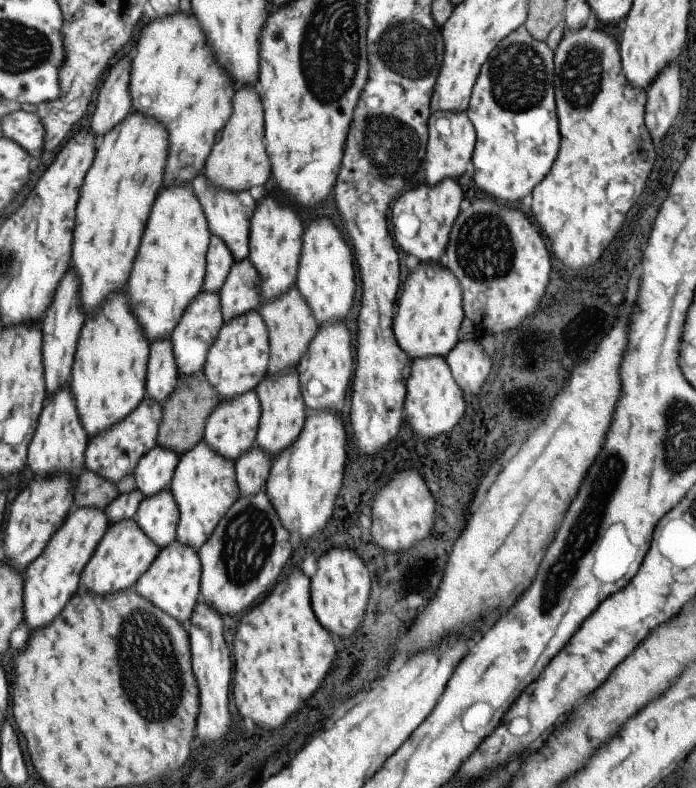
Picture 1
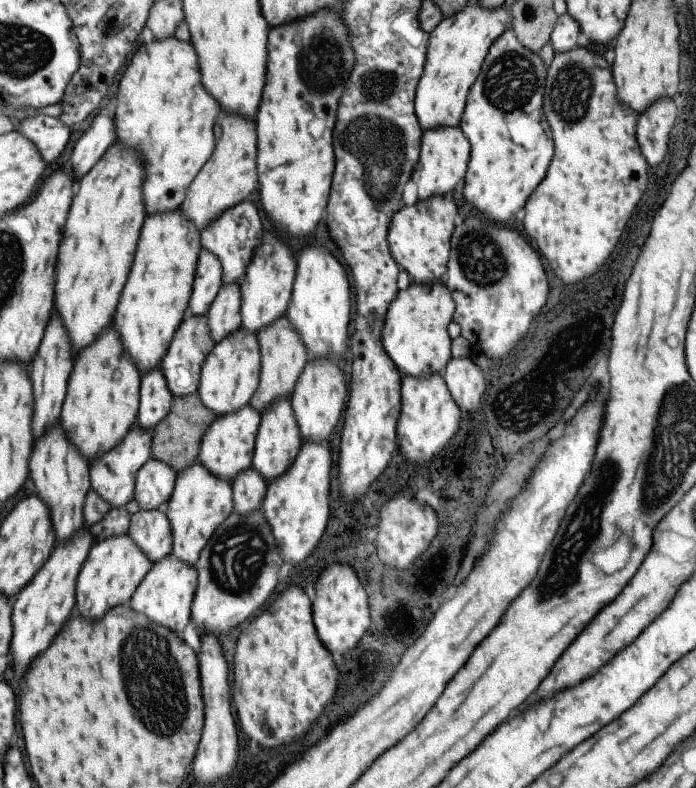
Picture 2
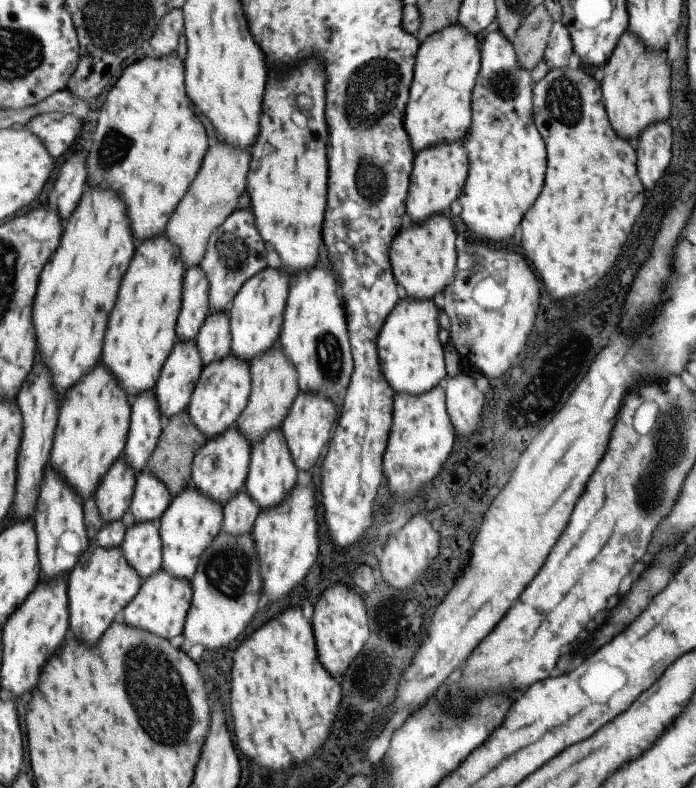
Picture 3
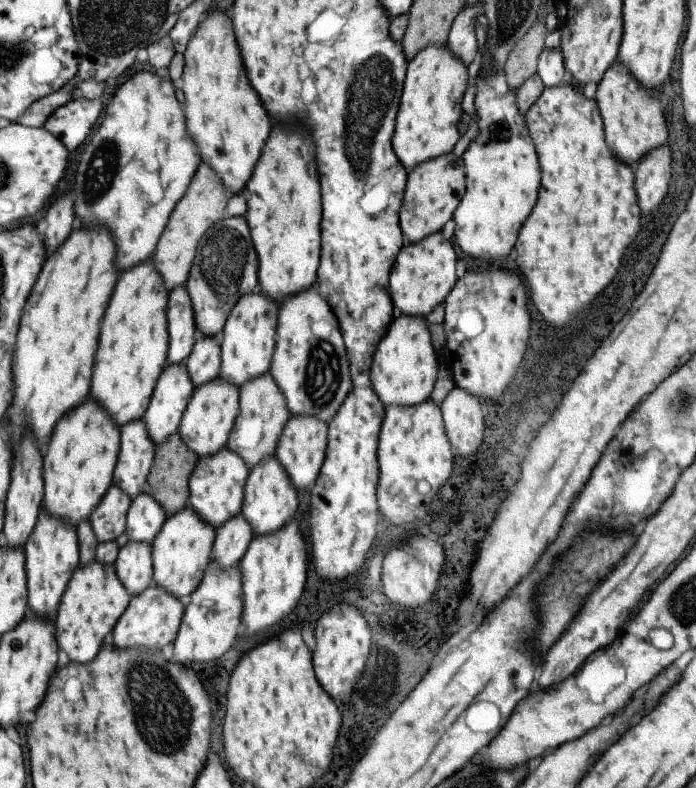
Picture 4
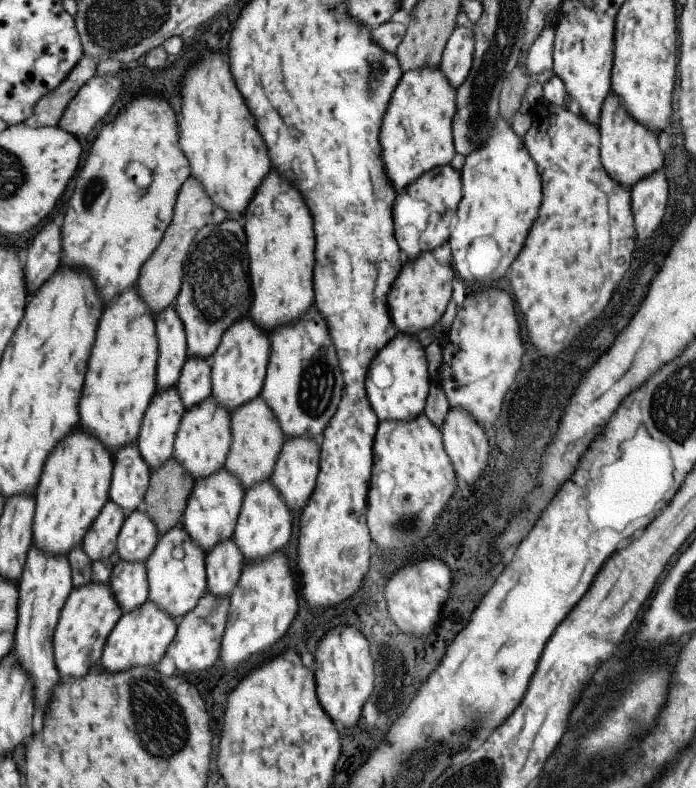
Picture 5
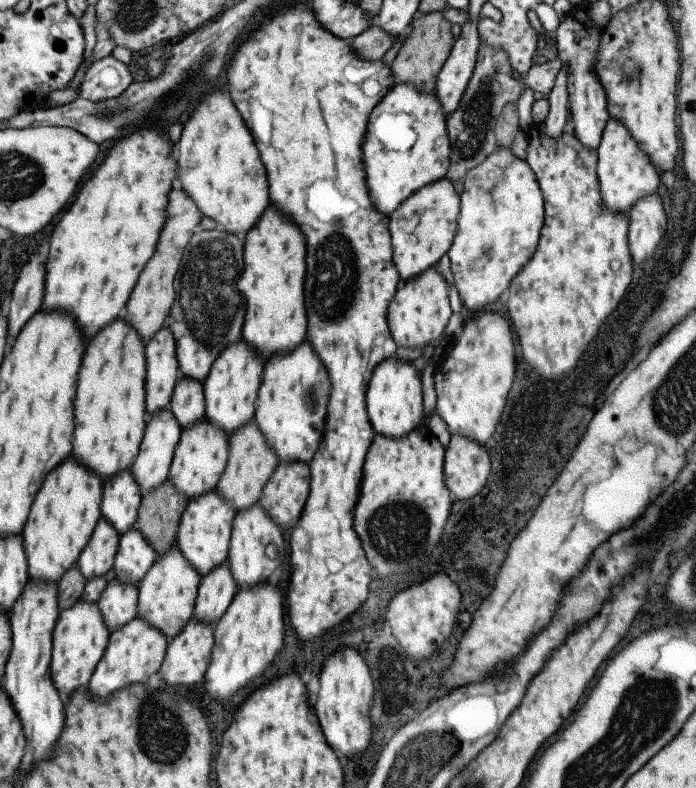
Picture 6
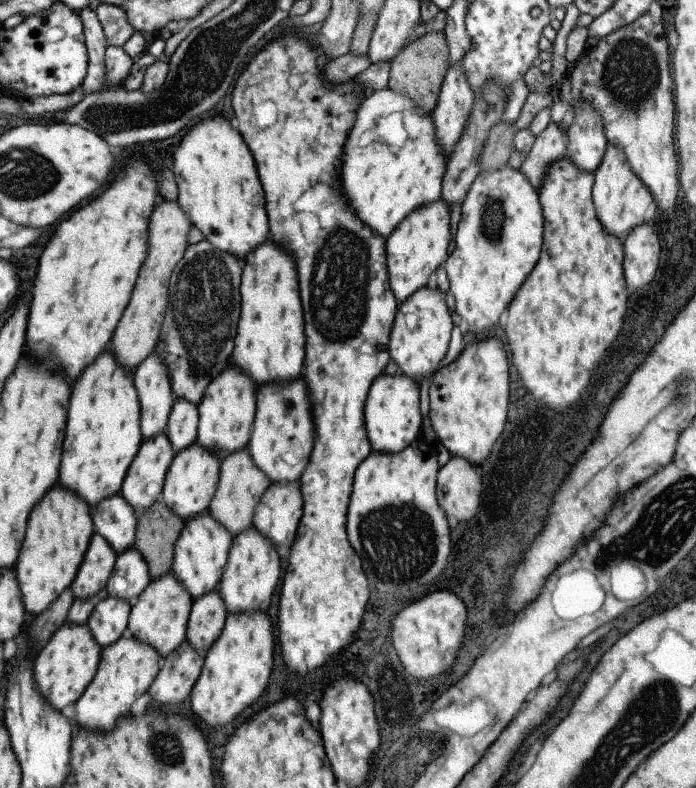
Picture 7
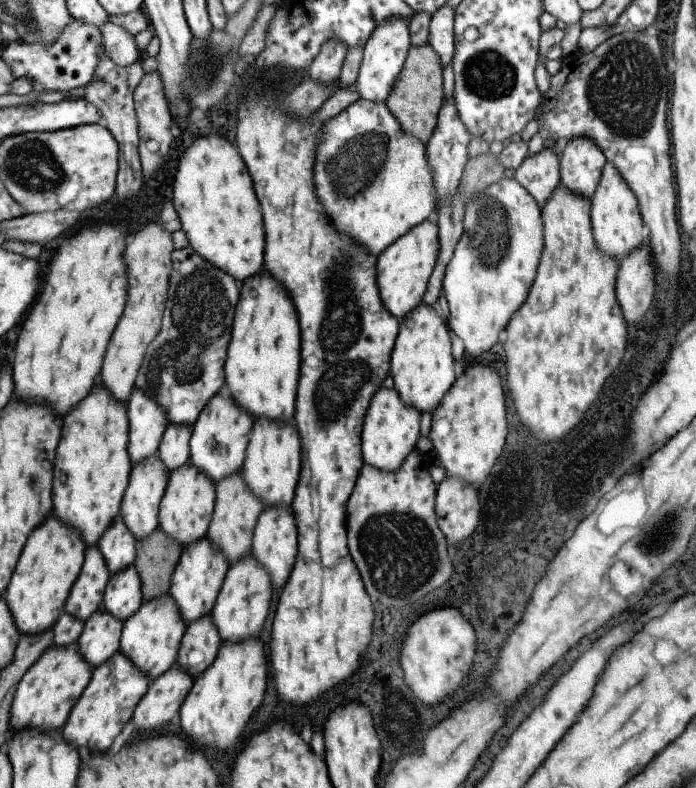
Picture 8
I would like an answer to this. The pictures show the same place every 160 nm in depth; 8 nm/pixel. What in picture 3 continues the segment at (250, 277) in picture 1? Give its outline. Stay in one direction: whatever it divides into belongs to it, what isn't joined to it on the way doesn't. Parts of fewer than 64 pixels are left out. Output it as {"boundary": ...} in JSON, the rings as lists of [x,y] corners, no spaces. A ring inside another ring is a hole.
{"boundary":[[[209,311],[195,338],[202,365],[230,354],[230,325],[226,311]]]}

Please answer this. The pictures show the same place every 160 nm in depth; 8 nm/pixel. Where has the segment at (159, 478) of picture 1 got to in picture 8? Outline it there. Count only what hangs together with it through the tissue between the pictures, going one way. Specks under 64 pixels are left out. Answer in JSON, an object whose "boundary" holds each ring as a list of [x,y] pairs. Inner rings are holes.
{"boundary":[[[133,564],[108,577],[102,598],[105,612],[123,622],[134,614],[142,601],[140,578]]]}

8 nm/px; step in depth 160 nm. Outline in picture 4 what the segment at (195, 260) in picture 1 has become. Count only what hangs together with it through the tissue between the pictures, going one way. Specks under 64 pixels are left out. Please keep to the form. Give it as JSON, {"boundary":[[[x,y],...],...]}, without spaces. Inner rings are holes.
{"boundary":[[[145,260],[143,264],[135,264],[135,268],[119,274],[119,280],[115,284],[115,290],[109,298],[109,304],[107,304],[103,320],[101,320],[101,332],[99,332],[99,344],[97,344],[97,352],[95,352],[95,360],[93,360],[89,394],[109,412],[111,418],[115,418],[114,421],[119,426],[124,425],[127,421],[142,418],[148,407],[157,377],[167,365],[166,304],[169,292],[153,266],[151,260]]]}

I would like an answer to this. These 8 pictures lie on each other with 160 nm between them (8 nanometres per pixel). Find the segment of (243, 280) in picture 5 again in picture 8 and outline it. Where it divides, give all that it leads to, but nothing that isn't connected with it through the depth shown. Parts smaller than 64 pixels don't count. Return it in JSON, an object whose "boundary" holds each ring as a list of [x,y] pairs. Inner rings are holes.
{"boundary":[[[189,246],[171,251],[172,269],[168,278],[165,306],[157,336],[147,345],[134,386],[164,408],[167,424],[189,425],[196,421],[203,405],[223,386],[225,350],[230,341],[233,310],[239,284],[220,268],[202,259]]]}

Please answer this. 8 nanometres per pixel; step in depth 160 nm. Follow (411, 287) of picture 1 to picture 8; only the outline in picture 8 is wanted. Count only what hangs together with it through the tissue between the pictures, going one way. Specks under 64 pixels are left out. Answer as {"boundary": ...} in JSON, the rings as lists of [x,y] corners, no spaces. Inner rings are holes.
{"boundary":[[[379,387],[371,395],[360,432],[361,458],[365,464],[383,472],[395,472],[413,450],[419,435],[420,412],[401,402],[394,387]]]}

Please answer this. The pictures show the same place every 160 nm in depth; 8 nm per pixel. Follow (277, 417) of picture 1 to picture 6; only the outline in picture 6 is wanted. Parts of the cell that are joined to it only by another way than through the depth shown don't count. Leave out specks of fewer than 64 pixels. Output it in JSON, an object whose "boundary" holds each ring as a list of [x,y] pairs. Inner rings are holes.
{"boundary":[[[253,503],[249,508],[234,514],[226,560],[237,588],[252,587],[267,581],[271,572],[279,566],[279,560],[285,556],[279,525],[270,519],[259,503]]]}

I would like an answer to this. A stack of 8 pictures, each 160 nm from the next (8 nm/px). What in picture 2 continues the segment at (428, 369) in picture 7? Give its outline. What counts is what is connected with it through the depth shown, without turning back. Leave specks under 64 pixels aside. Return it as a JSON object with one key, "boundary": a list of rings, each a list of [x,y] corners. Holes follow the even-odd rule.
{"boundary":[[[433,195],[429,199],[419,199],[411,206],[402,205],[392,216],[386,234],[386,240],[392,260],[400,271],[405,271],[417,284],[429,284],[443,281],[449,260],[450,236],[454,229],[454,219],[457,218],[455,203],[450,195]]]}

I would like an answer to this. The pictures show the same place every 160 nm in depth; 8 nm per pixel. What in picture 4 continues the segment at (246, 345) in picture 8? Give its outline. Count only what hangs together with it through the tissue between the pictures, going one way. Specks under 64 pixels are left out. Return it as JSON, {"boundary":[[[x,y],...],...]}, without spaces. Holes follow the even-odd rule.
{"boundary":[[[275,124],[271,126],[269,138],[263,144],[263,152],[247,179],[244,186],[246,193],[247,214],[244,214],[249,226],[249,234],[257,252],[259,260],[259,291],[265,296],[269,294],[271,300],[287,298],[303,288],[309,288],[315,282],[315,270],[319,266],[319,220],[321,220],[321,206],[319,206],[319,182],[315,172],[313,160],[313,144],[305,136],[301,126],[291,124]]]}

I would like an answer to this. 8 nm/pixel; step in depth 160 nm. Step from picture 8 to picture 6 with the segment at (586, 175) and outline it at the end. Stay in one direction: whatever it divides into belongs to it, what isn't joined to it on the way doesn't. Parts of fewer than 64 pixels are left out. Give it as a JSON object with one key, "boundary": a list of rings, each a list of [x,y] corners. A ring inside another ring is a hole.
{"boundary":[[[567,14],[555,29],[554,46],[556,58],[560,60],[561,71],[566,74],[566,91],[568,94],[568,111],[574,124],[573,134],[585,148],[595,151],[600,136],[609,120],[606,109],[606,96],[596,73],[596,56],[600,30],[594,26],[585,26],[574,19],[574,14]]]}

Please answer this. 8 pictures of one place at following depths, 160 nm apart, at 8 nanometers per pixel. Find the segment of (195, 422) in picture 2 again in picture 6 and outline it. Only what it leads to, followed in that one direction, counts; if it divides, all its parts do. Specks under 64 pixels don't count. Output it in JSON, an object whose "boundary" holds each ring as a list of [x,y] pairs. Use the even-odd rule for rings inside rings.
{"boundary":[[[167,480],[141,497],[135,528],[148,540],[158,557],[175,544],[178,522],[189,500]]]}

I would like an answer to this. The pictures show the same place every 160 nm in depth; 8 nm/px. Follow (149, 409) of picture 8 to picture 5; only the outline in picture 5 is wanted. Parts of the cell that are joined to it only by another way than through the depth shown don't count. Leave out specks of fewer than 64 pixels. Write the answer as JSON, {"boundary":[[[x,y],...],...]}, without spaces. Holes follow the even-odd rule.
{"boundary":[[[173,305],[165,307],[154,317],[154,329],[158,344],[155,367],[157,392],[175,386],[188,352],[184,324]]]}

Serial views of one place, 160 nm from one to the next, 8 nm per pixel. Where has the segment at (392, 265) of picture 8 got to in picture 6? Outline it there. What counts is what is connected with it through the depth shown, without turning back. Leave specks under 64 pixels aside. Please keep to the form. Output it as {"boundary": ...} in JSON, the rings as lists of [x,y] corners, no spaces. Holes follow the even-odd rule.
{"boundary":[[[447,178],[436,180],[415,191],[388,216],[388,231],[392,246],[392,257],[401,281],[413,278],[426,268],[436,266],[439,258],[451,246],[456,220],[460,209],[460,198]]]}

